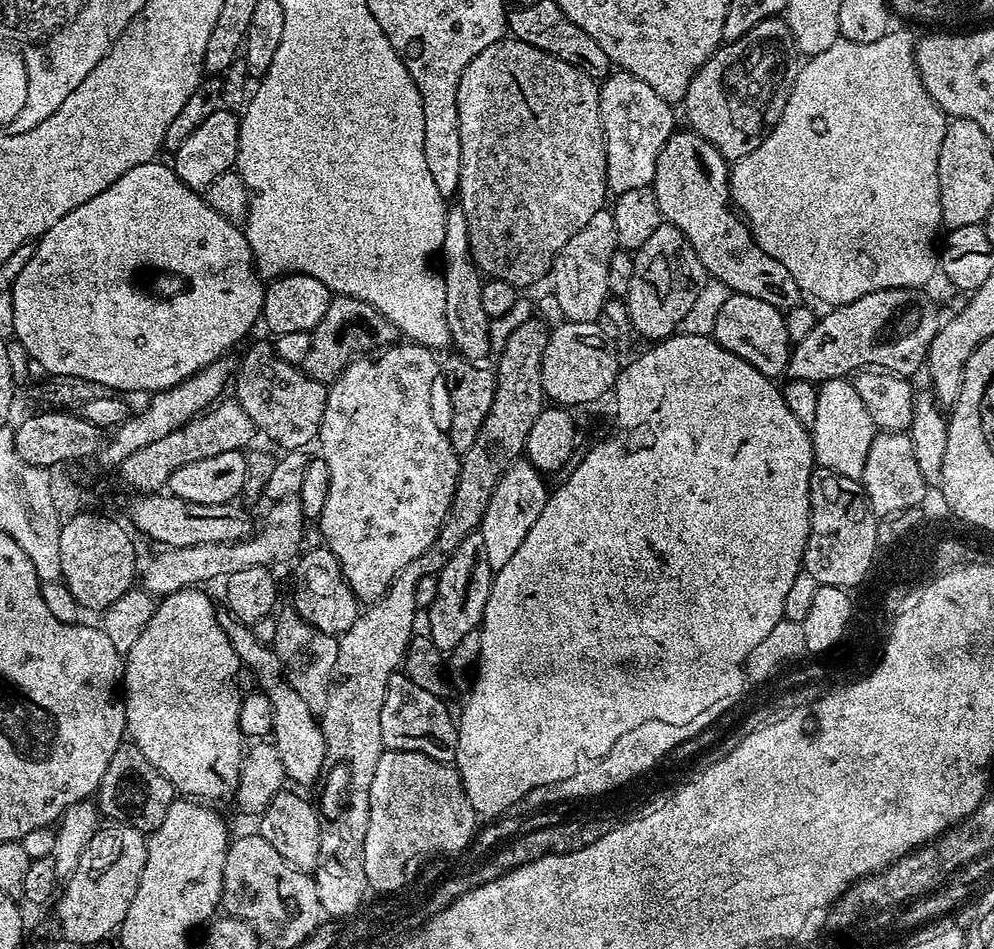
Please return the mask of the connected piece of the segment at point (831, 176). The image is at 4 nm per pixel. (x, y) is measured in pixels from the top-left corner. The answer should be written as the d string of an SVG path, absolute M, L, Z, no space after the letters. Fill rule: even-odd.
M889 30L882 38L878 38L878 42L850 42L841 38L834 42L834 46L830 46L830 50L822 50L821 52L809 55L801 63L798 78L794 78L794 86L790 90L790 98L786 102L786 110L782 110L782 118L778 118L778 122L774 125L772 131L769 132L767 138L764 139L762 146L758 146L758 150L754 150L750 154L738 158L731 165L728 173L728 190L731 203L746 217L746 223L752 229L752 237L755 238L756 244L762 246L762 250L766 250L766 254L770 254L770 258L782 262L782 266L786 266L786 270L790 270L790 275L794 277L794 282L798 282L800 291L805 297L813 296L814 299L828 304L824 306L849 304L850 302L854 302L854 298L862 298L862 294L870 294L874 290L886 290L887 288L923 289L925 286L928 286L924 284L930 283L932 275L937 275L938 272L938 236L936 240L936 231L941 231L942 228L940 218L940 191L938 190L938 150L942 146L942 138L948 129L948 120L946 119L946 114L934 102L934 98L930 98L926 86L922 84L922 78L916 69L914 36L911 36L908 32L896 31Z

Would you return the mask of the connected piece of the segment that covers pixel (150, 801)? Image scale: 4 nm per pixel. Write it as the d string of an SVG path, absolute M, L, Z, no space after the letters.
M131 742L120 745L120 749L110 758L110 766L106 766L106 774L98 789L98 808L108 818L128 824L142 833L151 834L158 826L162 826L162 818L166 818L166 810L170 810L178 793L172 783L163 776L150 762L146 762L146 754L138 750Z

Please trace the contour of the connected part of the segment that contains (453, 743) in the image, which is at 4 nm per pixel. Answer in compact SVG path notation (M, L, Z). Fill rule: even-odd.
M392 676L386 690L386 702L382 702L382 742L385 749L426 754L426 758L452 764L458 750L458 724L444 703L441 697L430 694L430 690L422 690L422 686L410 682L408 676Z

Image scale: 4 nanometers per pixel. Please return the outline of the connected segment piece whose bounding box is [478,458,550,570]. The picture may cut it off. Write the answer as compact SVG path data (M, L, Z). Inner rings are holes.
M521 458L509 466L498 486L494 486L494 494L490 494L490 506L486 506L486 514L478 529L486 546L486 559L493 570L510 562L510 557L516 553L518 546L522 546L526 534L530 534L530 526L538 522L538 514L542 514L550 495L549 485L544 485L544 480L545 473Z

